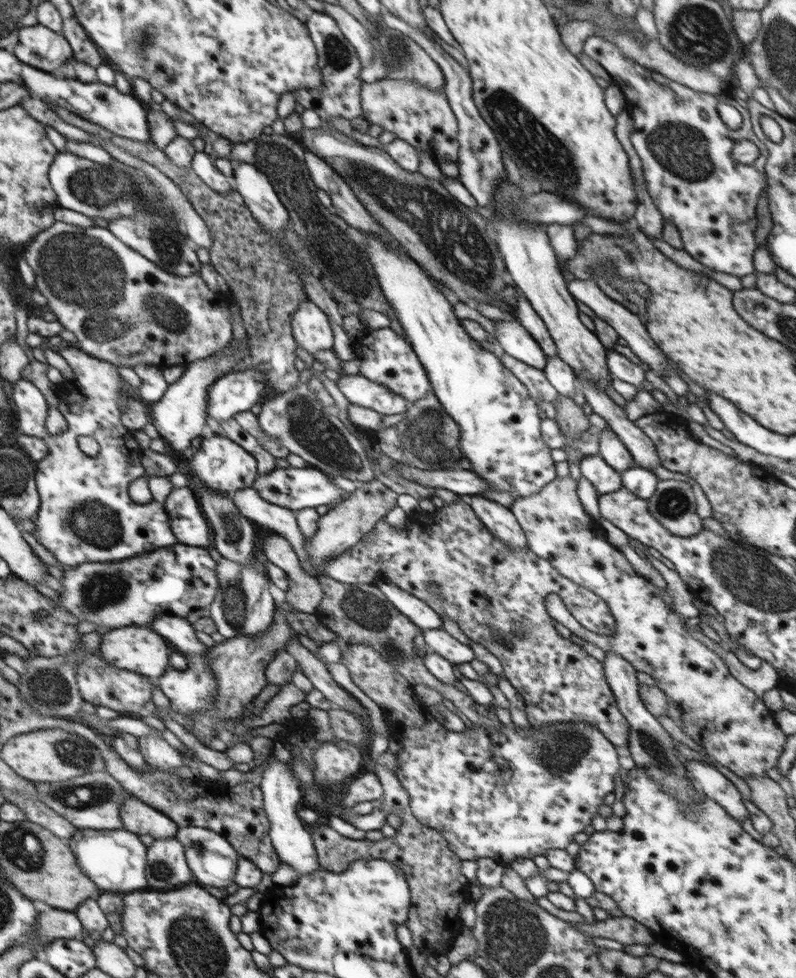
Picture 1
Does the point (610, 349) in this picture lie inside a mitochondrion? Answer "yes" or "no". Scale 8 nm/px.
no

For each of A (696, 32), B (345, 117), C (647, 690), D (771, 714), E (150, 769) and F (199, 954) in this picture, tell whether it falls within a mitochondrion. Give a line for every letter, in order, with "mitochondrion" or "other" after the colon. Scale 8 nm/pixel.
A: mitochondrion
B: other
C: other
D: other
E: other
F: mitochondrion

